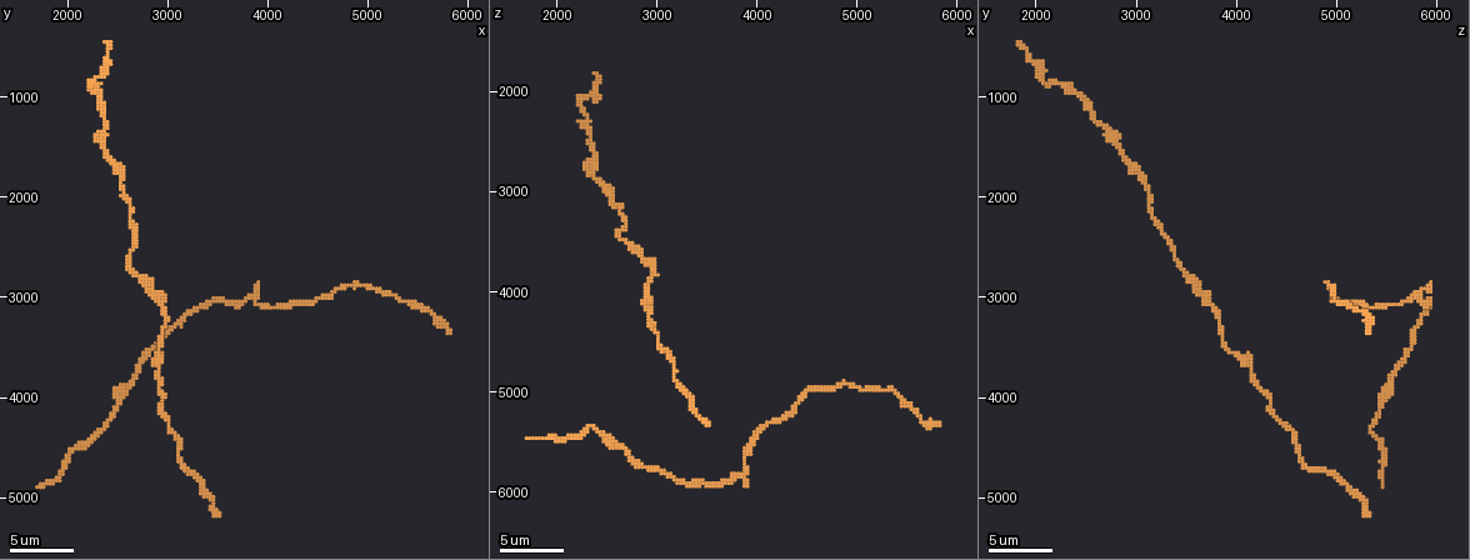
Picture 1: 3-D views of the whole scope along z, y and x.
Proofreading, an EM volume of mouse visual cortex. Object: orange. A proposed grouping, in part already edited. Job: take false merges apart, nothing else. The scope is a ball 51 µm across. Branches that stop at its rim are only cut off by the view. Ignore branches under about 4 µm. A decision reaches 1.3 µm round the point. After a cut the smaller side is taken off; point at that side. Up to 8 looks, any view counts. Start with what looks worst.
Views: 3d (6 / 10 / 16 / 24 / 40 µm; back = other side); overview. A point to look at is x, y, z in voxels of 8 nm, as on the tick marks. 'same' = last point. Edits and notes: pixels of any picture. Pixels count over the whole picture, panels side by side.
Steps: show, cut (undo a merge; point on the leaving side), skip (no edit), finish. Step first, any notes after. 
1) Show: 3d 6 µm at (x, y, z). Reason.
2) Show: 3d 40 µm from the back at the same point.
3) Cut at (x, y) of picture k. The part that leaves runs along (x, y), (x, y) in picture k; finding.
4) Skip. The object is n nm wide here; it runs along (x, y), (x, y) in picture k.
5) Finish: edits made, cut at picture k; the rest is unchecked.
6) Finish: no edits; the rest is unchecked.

Show: 3d 16 µm at (2880, 2960, 3680). Calibre changes.

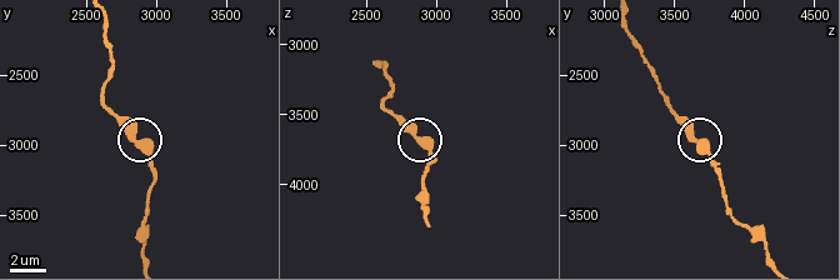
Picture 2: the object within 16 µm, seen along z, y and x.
Show: 3d 16 µm from the back at (2900, 2980, 3680).

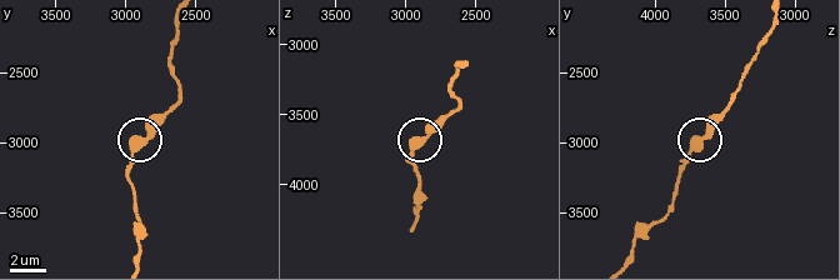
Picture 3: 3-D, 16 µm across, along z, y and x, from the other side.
Skip. One neuron here.

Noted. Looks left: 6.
Show: 3d 16 µm at (2340, 4340, 5340).

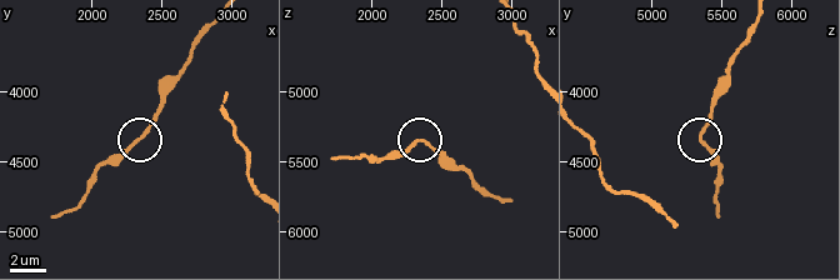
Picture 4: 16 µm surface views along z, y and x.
Skip. All the same neuron.

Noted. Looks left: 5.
Show: 3d 6 µm at (2280, 860, 2240). Narrows sharply.

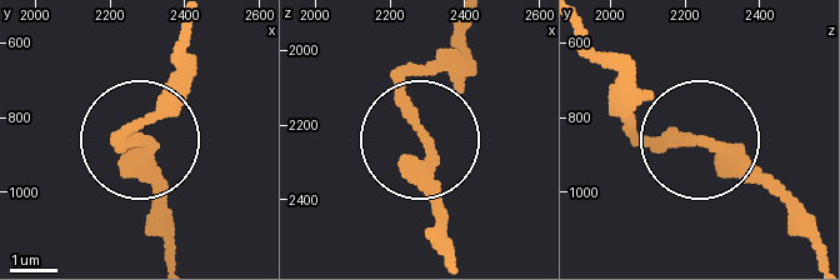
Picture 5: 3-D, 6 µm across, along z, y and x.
Show: 3d 6 µm from the back at (2290, 860, 2230).

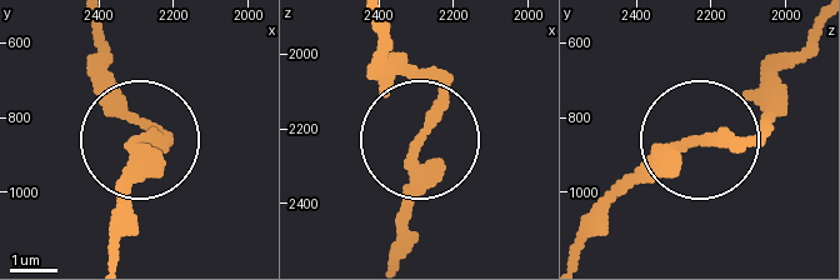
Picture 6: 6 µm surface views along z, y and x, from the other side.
Skip. It runs along (393, 248), (433, 104), (401, 56) in picture 6; one neuron here.

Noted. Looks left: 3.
Show: 3d 6 µm at (2940, 3560, 3940). Sudden change in width.

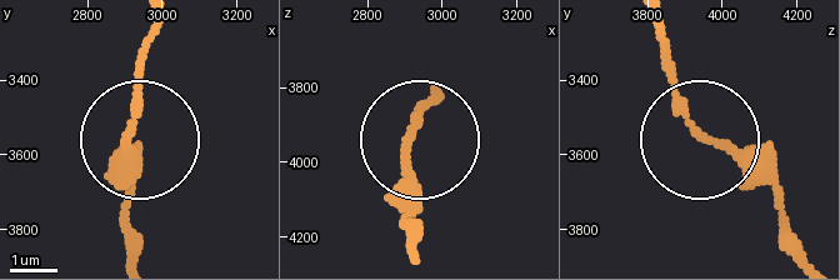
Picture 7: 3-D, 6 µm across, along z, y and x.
Show: 3d 6 µm from the back at (2920, 3550, 3960).

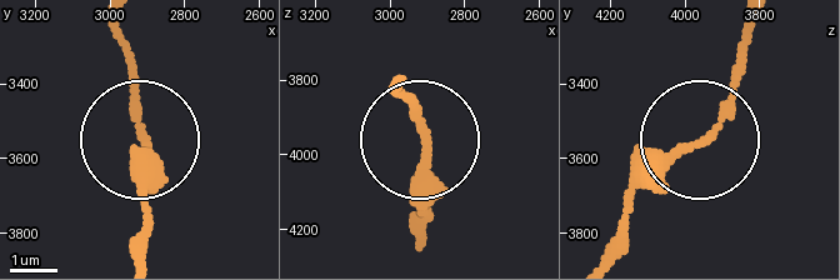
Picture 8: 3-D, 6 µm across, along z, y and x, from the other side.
Skip. The object is 210 nm wide here; it runs along (608, 249), (631, 200), (728, 105), (751, 21) in picture 8; one neuron here.

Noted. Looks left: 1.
Finish: no edits; the rest is unchecked.

